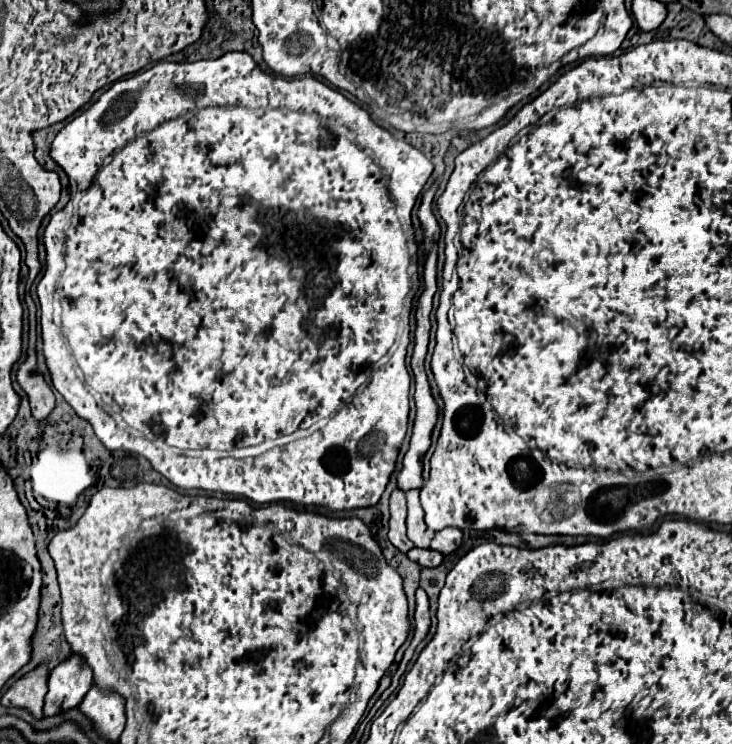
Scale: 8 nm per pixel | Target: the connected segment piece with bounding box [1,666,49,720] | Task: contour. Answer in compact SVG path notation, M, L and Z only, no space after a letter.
M41 666L21 680L17 680L7 694L3 694L1 704L5 708L23 708L33 714L35 720L41 720L41 708L43 708L43 698L47 694L47 668Z

